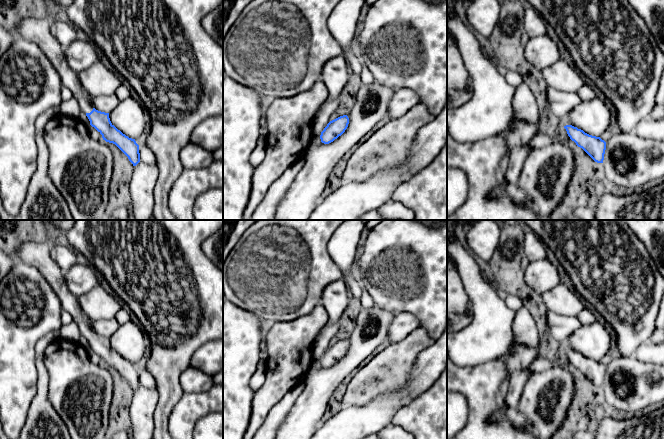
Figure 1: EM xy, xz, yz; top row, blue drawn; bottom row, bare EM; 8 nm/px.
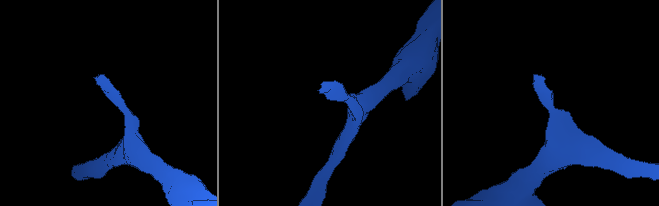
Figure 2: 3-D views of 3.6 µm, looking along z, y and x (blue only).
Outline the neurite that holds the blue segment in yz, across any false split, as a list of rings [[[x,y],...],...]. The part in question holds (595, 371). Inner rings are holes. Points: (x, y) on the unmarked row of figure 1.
[[[566,349],[564,352],[568,360],[576,369],[582,372],[595,386],[603,387],[606,374],[606,366],[600,361],[585,357],[572,349]]]

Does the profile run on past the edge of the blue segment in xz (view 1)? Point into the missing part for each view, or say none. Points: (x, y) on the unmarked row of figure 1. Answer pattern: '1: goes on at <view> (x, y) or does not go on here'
1: does not go on here

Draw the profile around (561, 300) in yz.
[[[562,283],[541,294],[541,297],[549,311],[558,315],[576,317],[586,308],[585,301],[577,292]]]

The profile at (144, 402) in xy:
[[[140,385],[134,390],[130,406],[131,439],[152,439],[158,398],[157,387],[149,389]]]

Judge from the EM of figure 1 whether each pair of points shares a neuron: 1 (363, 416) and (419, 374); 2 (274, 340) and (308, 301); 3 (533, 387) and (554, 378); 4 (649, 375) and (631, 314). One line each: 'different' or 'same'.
1: same
2: different
3: same
4: different

